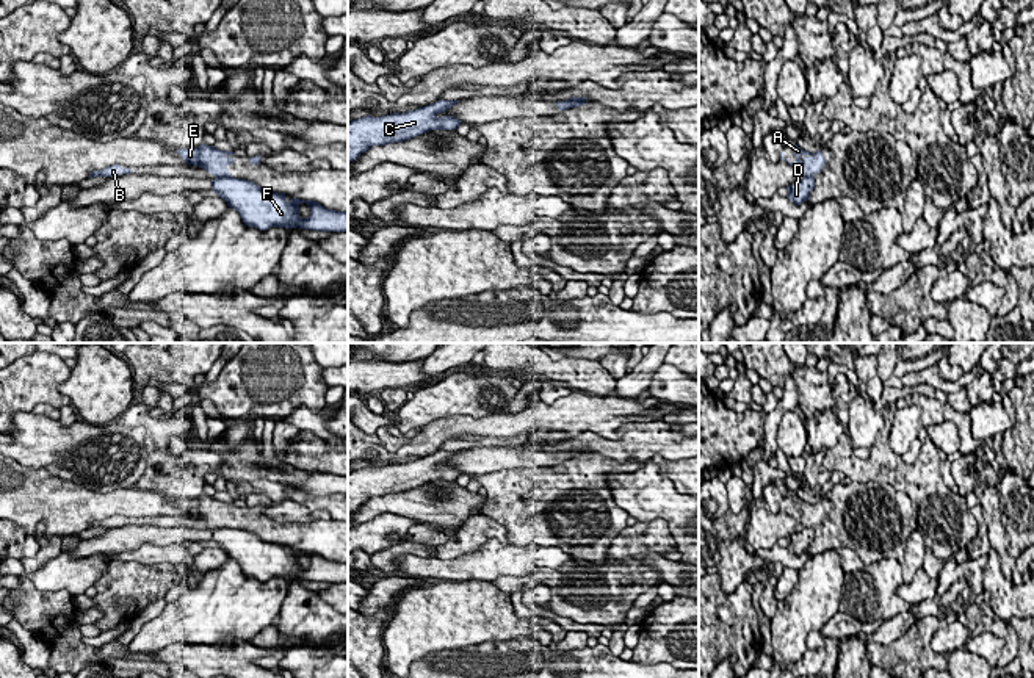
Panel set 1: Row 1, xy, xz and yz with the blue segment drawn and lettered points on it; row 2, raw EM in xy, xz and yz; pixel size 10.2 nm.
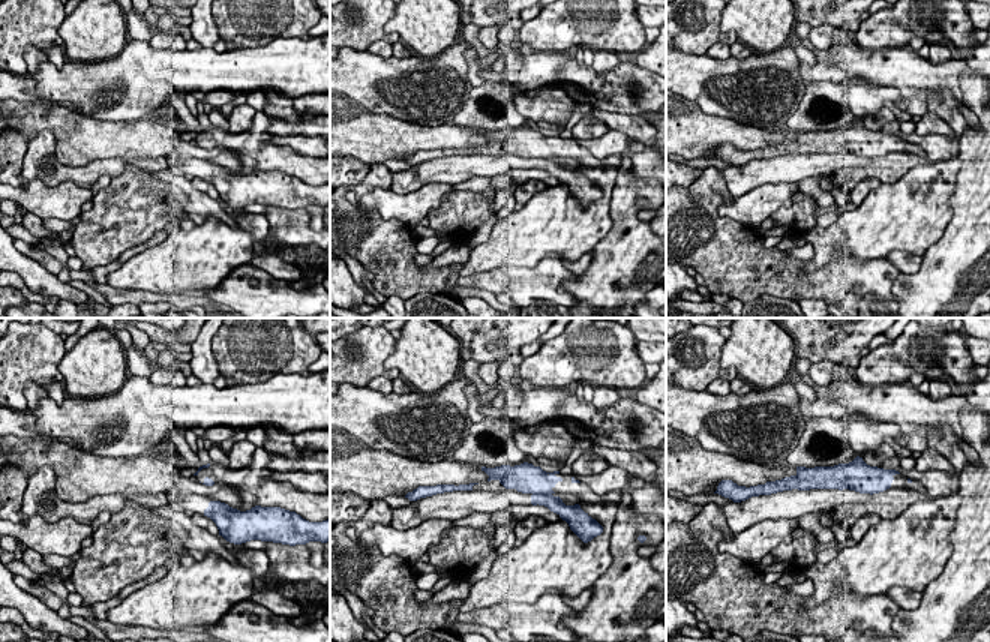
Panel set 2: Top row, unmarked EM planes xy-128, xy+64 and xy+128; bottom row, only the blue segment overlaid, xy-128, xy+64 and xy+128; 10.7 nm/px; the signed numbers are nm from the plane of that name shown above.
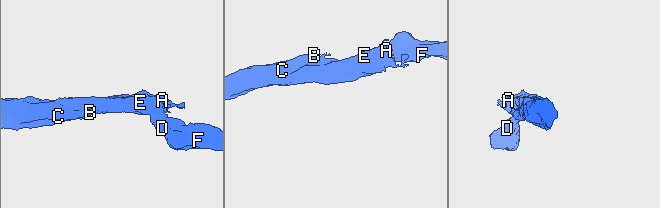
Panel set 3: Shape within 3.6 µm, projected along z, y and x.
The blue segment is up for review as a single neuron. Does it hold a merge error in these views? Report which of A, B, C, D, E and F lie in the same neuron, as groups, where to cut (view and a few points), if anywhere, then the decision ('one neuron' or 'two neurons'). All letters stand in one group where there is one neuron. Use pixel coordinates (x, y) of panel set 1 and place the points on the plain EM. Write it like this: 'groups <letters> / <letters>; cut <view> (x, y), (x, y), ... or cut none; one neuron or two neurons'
groups A B C E / D F; cut xy (216, 526), (231, 528); two neurons

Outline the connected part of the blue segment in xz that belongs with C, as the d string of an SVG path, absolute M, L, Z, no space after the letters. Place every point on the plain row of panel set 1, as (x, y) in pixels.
M437 451L406 463L365 467L348 474L348 514L371 496L403 493L431 481L456 481L462 473L443 463L459 451Z

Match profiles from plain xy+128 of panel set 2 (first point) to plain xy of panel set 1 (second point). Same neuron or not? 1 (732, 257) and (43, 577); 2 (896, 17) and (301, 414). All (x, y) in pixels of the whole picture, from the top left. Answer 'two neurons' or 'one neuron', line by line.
1: two neurons
2: two neurons

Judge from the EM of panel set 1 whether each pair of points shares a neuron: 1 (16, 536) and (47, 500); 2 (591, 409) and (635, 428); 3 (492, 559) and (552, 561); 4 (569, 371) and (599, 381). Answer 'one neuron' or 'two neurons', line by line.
1: two neurons
2: two neurons
3: one neuron
4: one neuron

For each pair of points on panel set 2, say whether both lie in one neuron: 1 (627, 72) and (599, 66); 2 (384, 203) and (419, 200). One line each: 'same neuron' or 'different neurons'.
1: different neurons
2: same neuron

